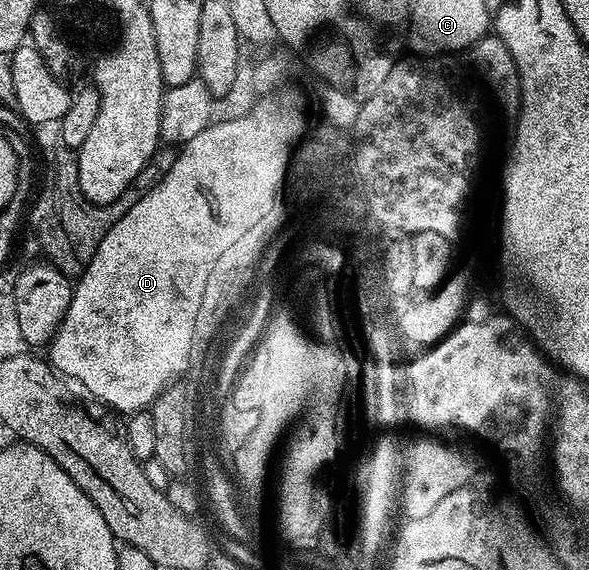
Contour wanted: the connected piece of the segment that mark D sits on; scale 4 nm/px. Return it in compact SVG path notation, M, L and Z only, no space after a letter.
M283 85L278 89L271 89L260 94L263 96L256 103L252 102L248 112L241 117L234 117L233 120L220 123L208 122L201 129L201 133L197 133L187 143L182 144L180 151L183 152L172 161L171 168L160 177L159 184L156 187L148 186L143 196L133 205L133 209L129 209L129 213L122 215L111 228L103 233L99 238L96 251L92 253L90 259L86 260L82 274L74 280L69 309L49 344L49 350L51 350L49 363L59 374L85 385L85 389L89 389L93 398L98 399L112 412L147 411L151 402L165 388L172 386L178 380L175 379L178 375L182 376L187 371L183 365L183 359L187 359L187 331L191 331L191 311L195 311L195 303L199 303L199 292L205 293L203 272L208 272L207 263L211 263L211 255L219 252L219 247L224 247L227 239L239 235L243 227L251 227L251 223L255 223L255 219L259 219L259 215L267 211L267 203L271 203L271 197L274 194L280 194L281 173L286 172L292 153L308 134L307 107L303 104L303 95L297 88L287 86Z

